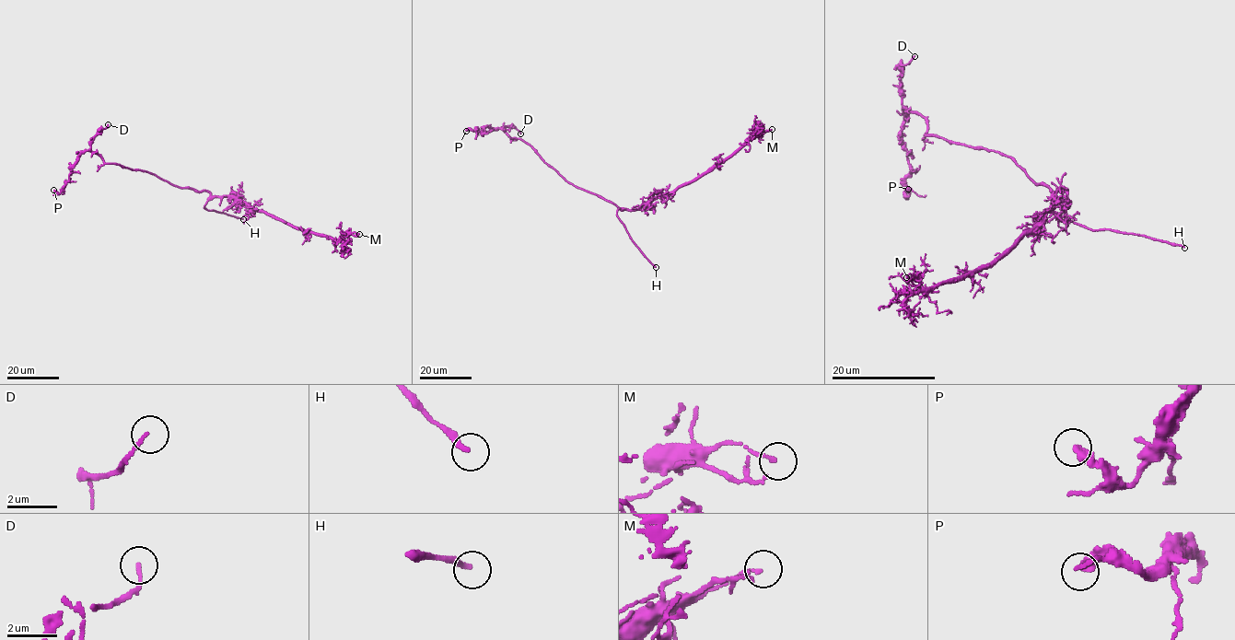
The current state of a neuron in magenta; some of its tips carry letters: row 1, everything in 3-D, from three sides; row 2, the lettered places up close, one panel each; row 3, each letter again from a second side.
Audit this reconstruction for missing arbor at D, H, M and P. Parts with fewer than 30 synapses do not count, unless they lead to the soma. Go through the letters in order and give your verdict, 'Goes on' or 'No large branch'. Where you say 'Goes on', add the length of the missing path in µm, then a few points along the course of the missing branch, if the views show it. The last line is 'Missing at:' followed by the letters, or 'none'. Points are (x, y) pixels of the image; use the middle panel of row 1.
D: No large branch
H: Goes on. Missing length about 35 µm. Course of what is missing: (656, 267), (673, 274), (688, 275), (722, 257), (724, 259)
M: No large branch
P: No large branch
Missing at: H

